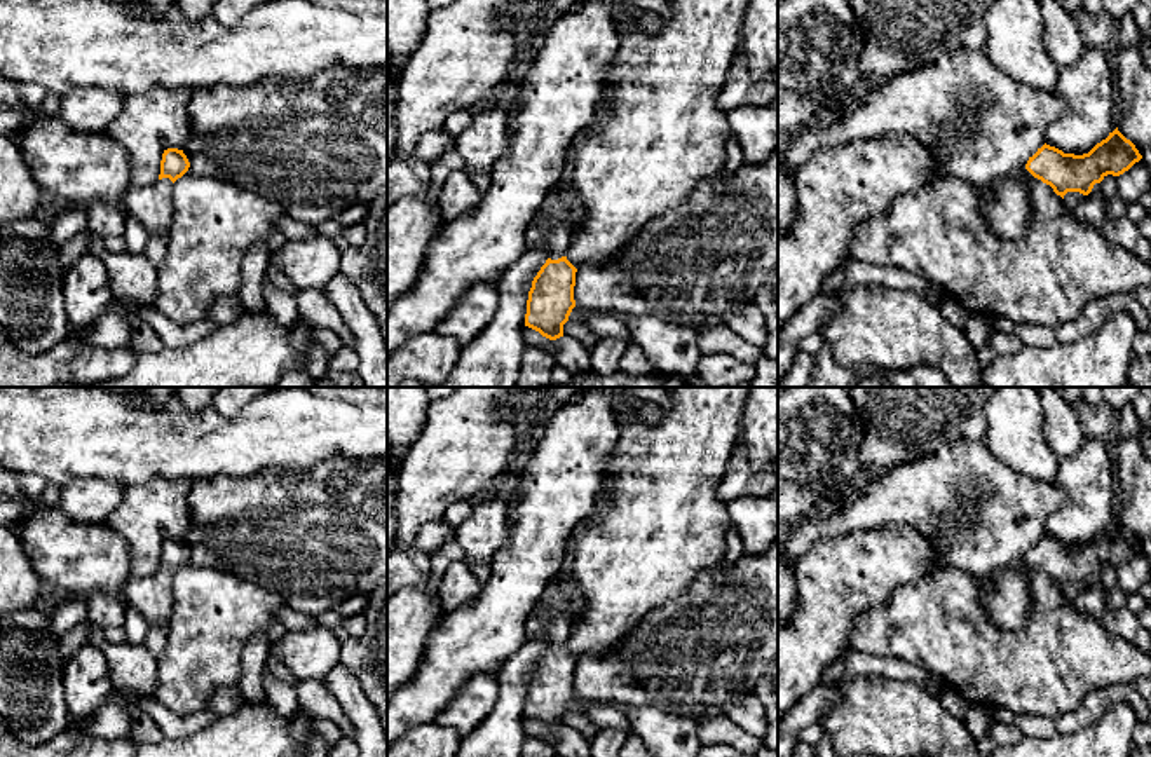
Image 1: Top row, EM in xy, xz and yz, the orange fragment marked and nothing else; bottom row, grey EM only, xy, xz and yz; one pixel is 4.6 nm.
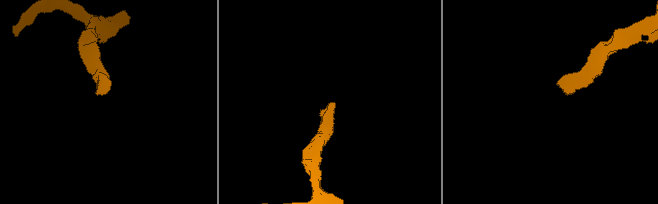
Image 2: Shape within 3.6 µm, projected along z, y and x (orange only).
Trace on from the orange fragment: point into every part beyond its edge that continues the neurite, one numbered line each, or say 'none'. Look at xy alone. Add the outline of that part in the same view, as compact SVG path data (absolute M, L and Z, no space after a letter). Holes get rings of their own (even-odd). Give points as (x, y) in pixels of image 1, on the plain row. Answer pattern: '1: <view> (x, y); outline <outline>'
1: xy (152, 595); outline M162 569L152 576L127 581L120 597L127 605L138 609L150 626L167 628L173 614L173 572Z

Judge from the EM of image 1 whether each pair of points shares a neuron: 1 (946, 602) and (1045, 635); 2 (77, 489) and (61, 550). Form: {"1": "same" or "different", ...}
{"1": "same", "2": "different"}

